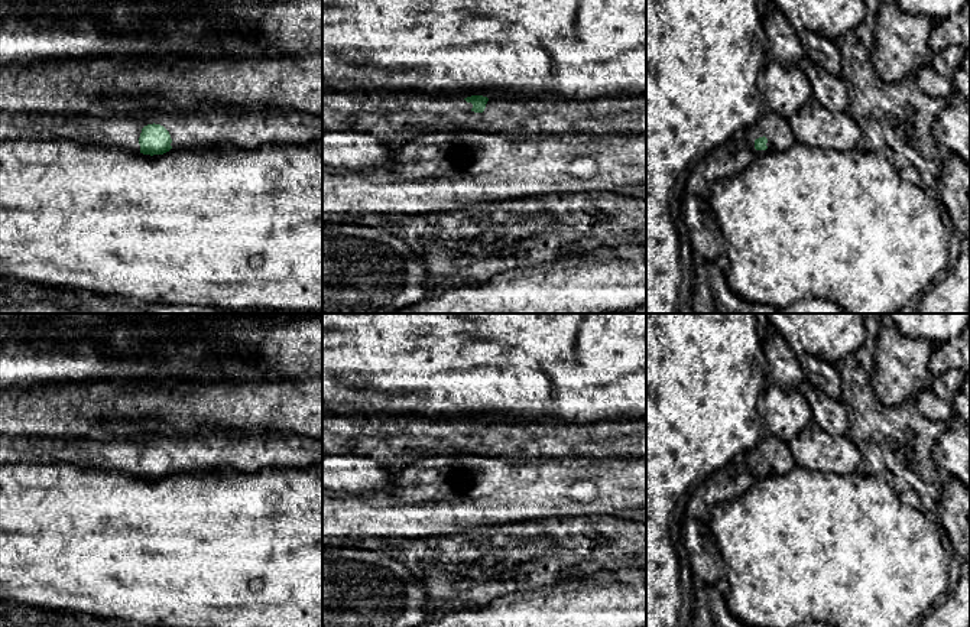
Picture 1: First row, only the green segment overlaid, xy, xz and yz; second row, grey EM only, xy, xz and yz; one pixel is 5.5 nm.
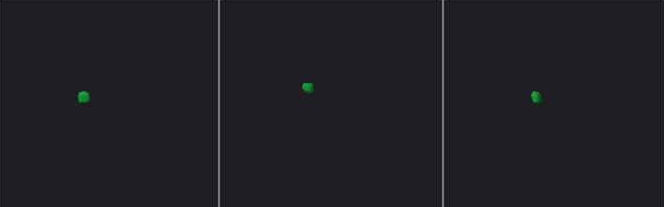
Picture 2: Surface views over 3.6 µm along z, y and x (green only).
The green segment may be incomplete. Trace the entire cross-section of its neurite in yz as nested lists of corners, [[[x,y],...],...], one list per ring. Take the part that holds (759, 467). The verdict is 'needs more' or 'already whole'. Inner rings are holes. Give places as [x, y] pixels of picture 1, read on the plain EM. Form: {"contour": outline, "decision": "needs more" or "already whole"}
{"contour": [[[765,432],[747,457],[756,475],[766,472],[782,475],[795,465],[789,444]]], "decision": "needs more"}

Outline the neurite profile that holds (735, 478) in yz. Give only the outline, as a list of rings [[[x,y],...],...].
[[[737,455],[708,475],[691,494],[687,516],[710,523],[711,509],[721,501],[743,496],[753,484],[756,472],[747,455]]]

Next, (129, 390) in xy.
[[[0,355],[0,435],[88,436],[98,425],[114,433],[194,435],[202,431],[291,432],[322,439],[322,377],[305,380],[205,379],[198,383],[49,380],[52,357]]]

